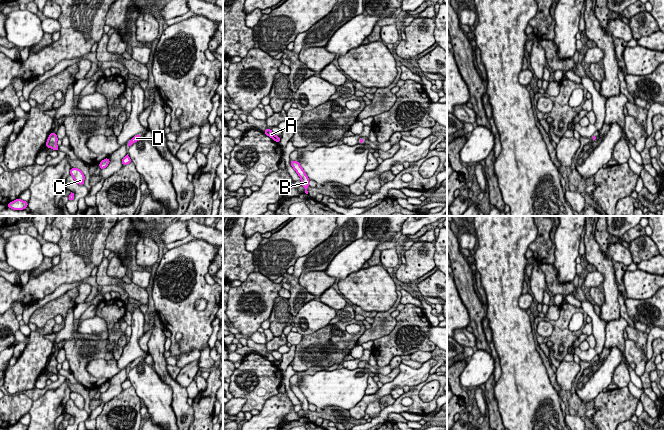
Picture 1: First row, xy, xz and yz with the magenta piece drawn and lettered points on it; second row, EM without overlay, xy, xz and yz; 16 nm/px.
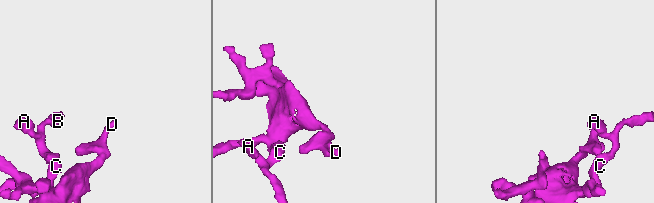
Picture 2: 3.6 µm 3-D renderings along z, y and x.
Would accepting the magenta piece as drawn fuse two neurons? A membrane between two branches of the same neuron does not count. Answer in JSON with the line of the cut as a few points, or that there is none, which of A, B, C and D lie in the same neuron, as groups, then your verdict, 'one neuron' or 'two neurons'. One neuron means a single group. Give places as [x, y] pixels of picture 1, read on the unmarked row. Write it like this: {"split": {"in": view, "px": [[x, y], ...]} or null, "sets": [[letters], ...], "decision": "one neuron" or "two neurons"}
{"split": null, "sets": [["A", "B", "C", "D"]], "decision": "one neuron"}

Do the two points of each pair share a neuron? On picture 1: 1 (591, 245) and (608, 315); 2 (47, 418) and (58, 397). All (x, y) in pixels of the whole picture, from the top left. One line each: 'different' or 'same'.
1: same
2: same

